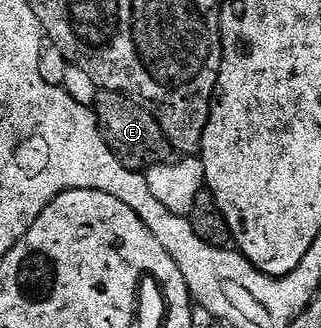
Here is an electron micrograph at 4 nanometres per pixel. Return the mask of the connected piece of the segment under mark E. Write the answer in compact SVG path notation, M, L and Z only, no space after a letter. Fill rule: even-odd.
M99 91L92 105L92 111L94 117L98 119L98 129L104 142L128 170L145 173L146 169L154 164L163 162L174 164L179 160L180 154L168 143L156 118L152 118L152 114L146 108L124 94Z

